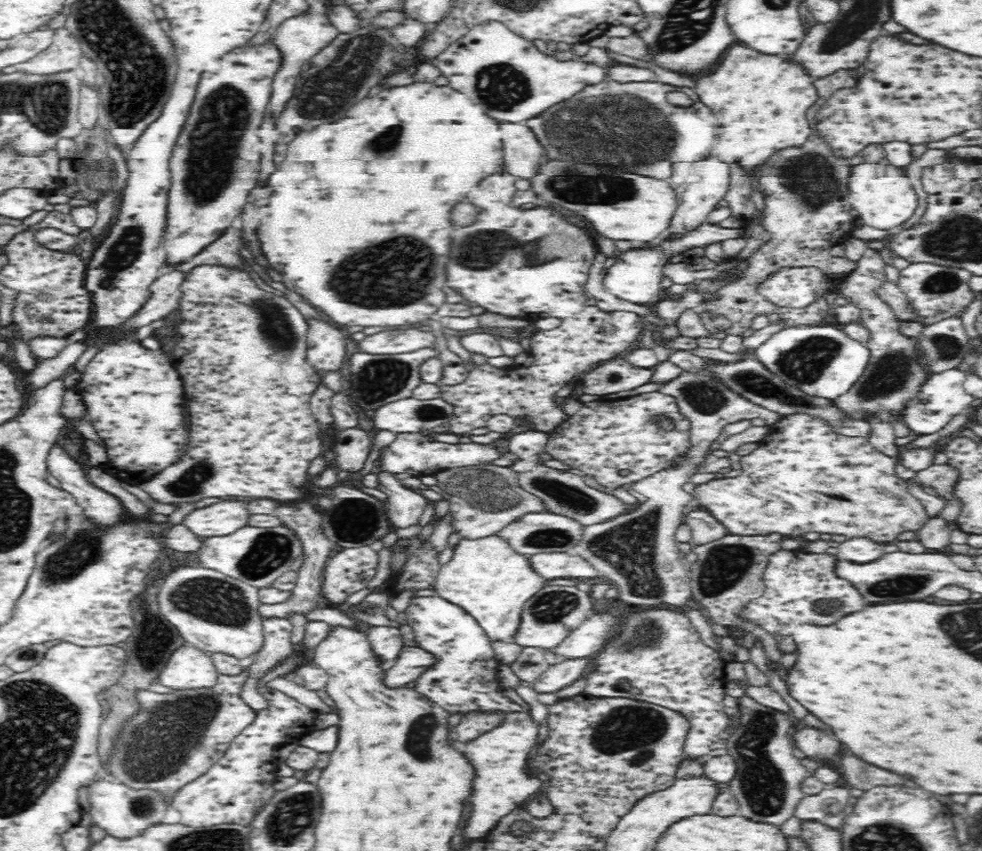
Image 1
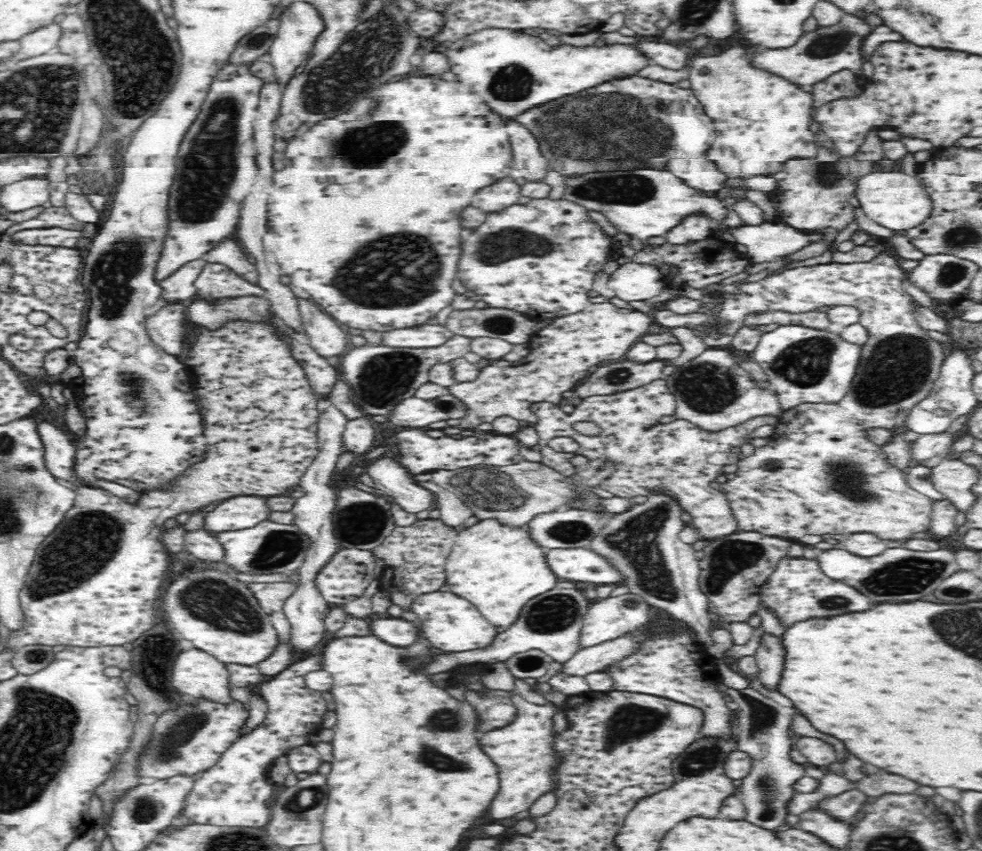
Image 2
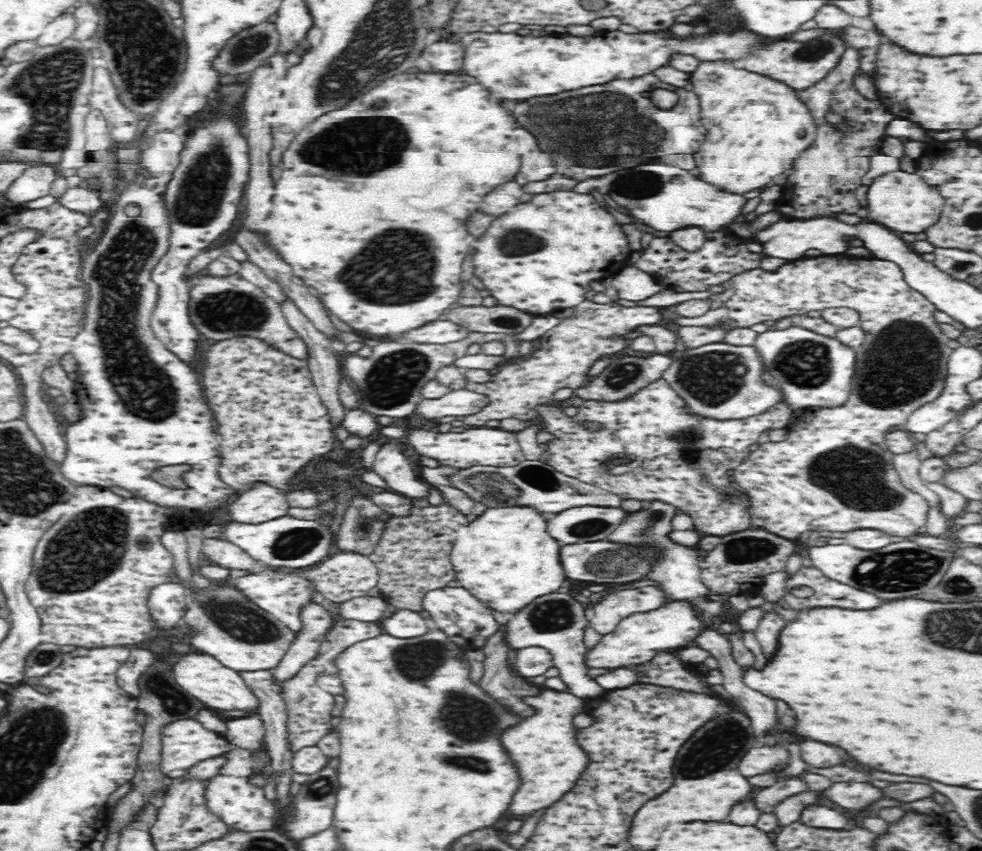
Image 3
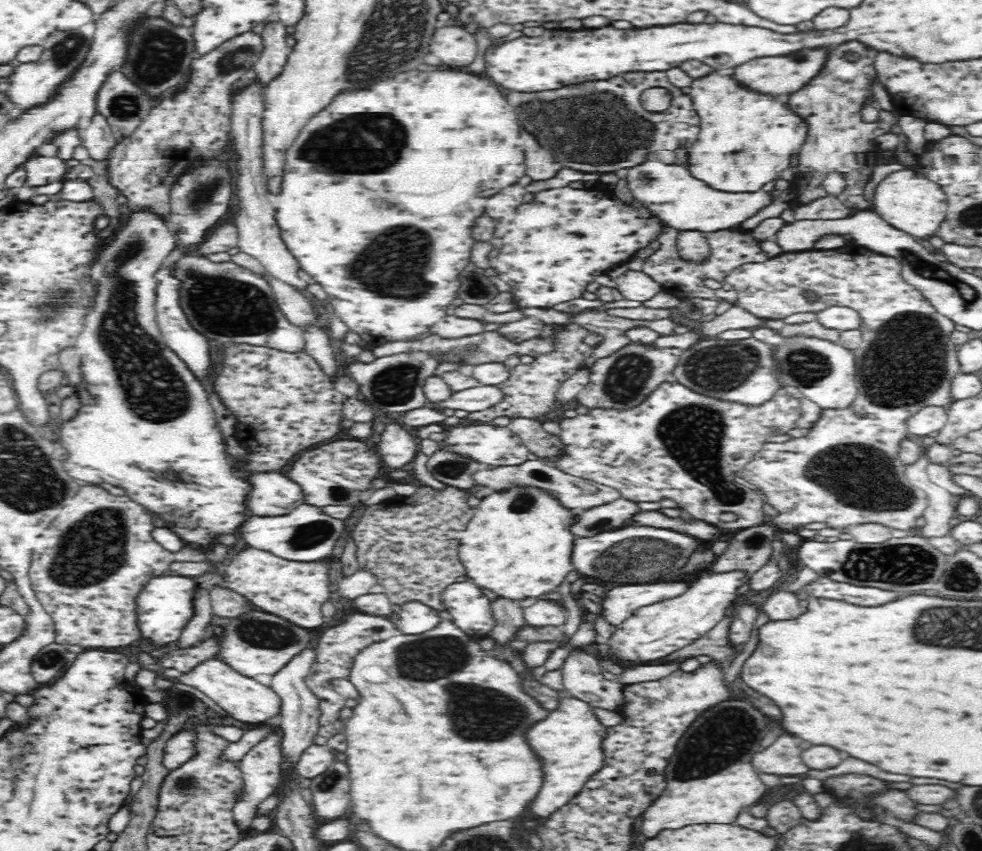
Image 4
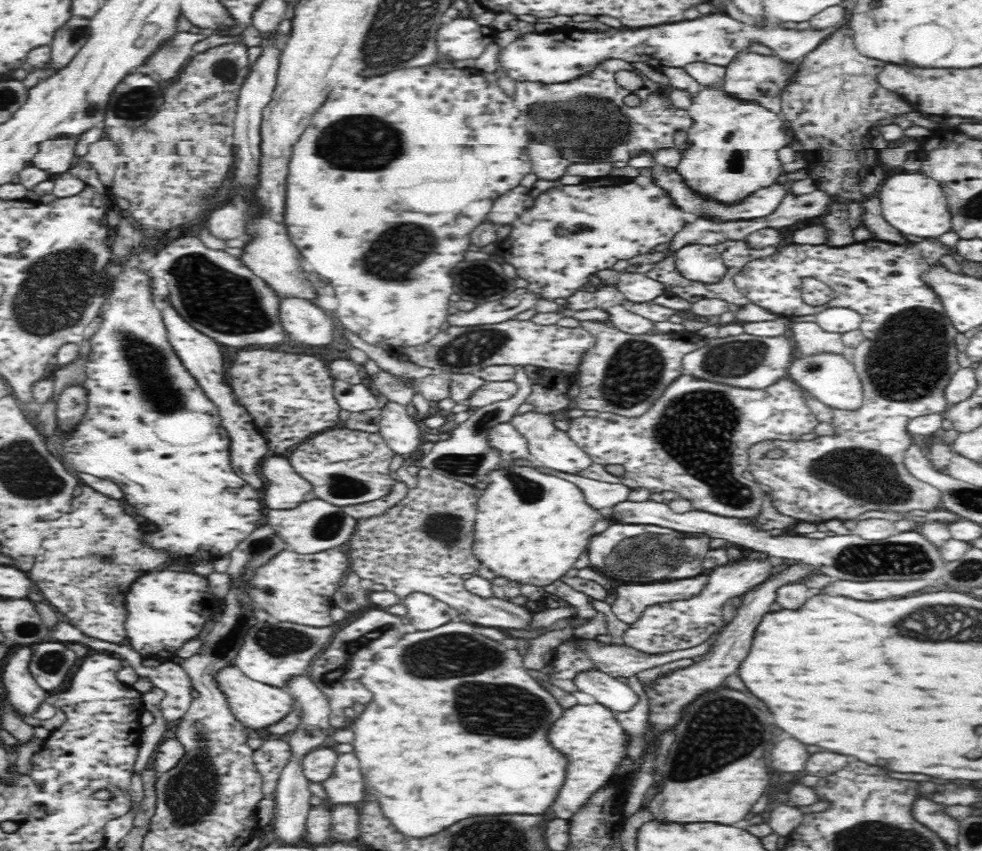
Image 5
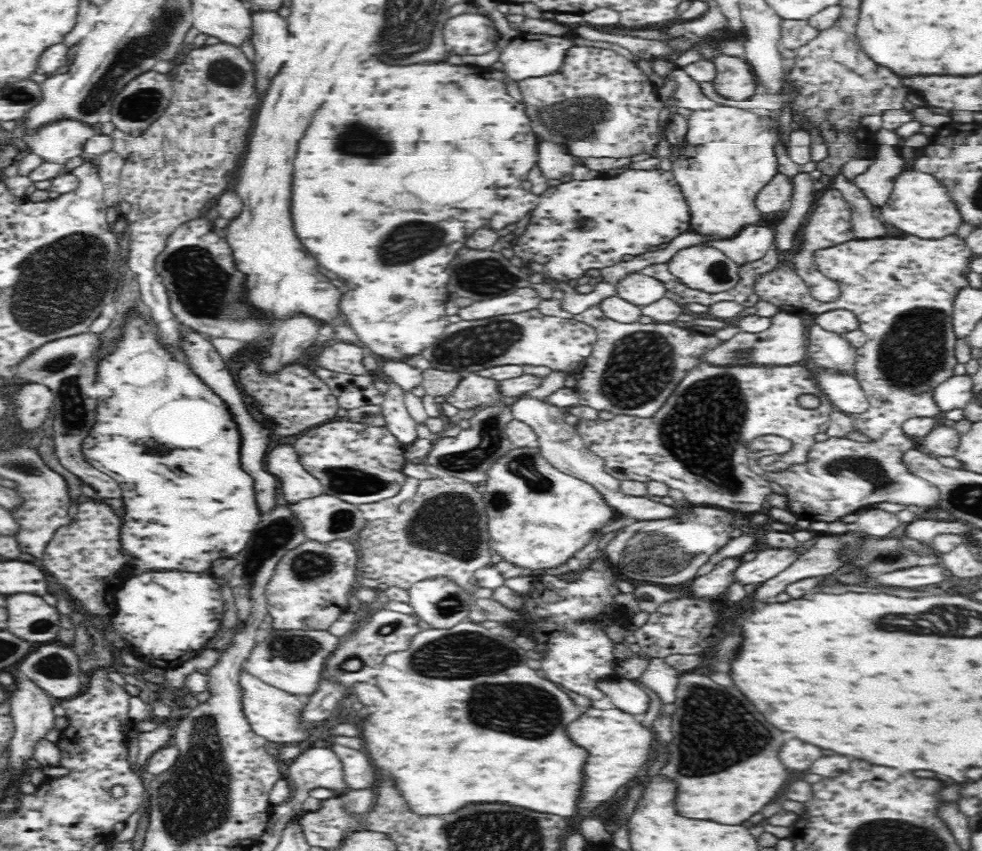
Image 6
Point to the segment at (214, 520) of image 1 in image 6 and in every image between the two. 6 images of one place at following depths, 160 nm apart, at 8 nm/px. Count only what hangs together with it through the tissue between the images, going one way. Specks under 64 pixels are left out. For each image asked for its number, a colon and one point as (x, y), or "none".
2: (239, 512)
3: (263, 503)
4: (272, 494)
5: (283, 490)
6: (296, 484)

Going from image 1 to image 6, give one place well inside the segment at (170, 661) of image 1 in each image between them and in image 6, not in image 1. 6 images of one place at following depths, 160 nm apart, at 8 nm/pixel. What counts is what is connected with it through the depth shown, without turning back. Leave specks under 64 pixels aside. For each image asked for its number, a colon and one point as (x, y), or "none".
2: (195, 672)
3: (201, 675)
4: (247, 700)
5: (256, 705)
6: (272, 713)

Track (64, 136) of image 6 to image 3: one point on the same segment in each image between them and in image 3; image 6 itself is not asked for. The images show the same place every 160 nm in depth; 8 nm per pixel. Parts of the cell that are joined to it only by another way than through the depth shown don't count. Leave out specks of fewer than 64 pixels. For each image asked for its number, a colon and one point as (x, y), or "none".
3: (35, 183)
4: (44, 167)
5: (54, 156)

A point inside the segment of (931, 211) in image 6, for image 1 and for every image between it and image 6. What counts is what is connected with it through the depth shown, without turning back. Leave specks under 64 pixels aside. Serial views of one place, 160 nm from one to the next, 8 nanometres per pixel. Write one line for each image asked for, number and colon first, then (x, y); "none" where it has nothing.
1: (883, 196)
2: (895, 200)
3: (903, 202)
4: (910, 202)
5: (916, 204)

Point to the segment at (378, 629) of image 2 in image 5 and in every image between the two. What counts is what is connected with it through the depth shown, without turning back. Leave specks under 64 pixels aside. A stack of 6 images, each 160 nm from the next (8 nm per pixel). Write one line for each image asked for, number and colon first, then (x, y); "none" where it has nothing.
3: (403, 624)
4: (415, 618)
5: (424, 613)

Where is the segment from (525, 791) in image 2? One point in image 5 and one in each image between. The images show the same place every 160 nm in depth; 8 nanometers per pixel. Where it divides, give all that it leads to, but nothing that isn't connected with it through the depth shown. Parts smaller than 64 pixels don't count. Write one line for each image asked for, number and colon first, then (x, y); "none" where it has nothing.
3: (542, 747)
4: (567, 741)
5: (590, 739)

